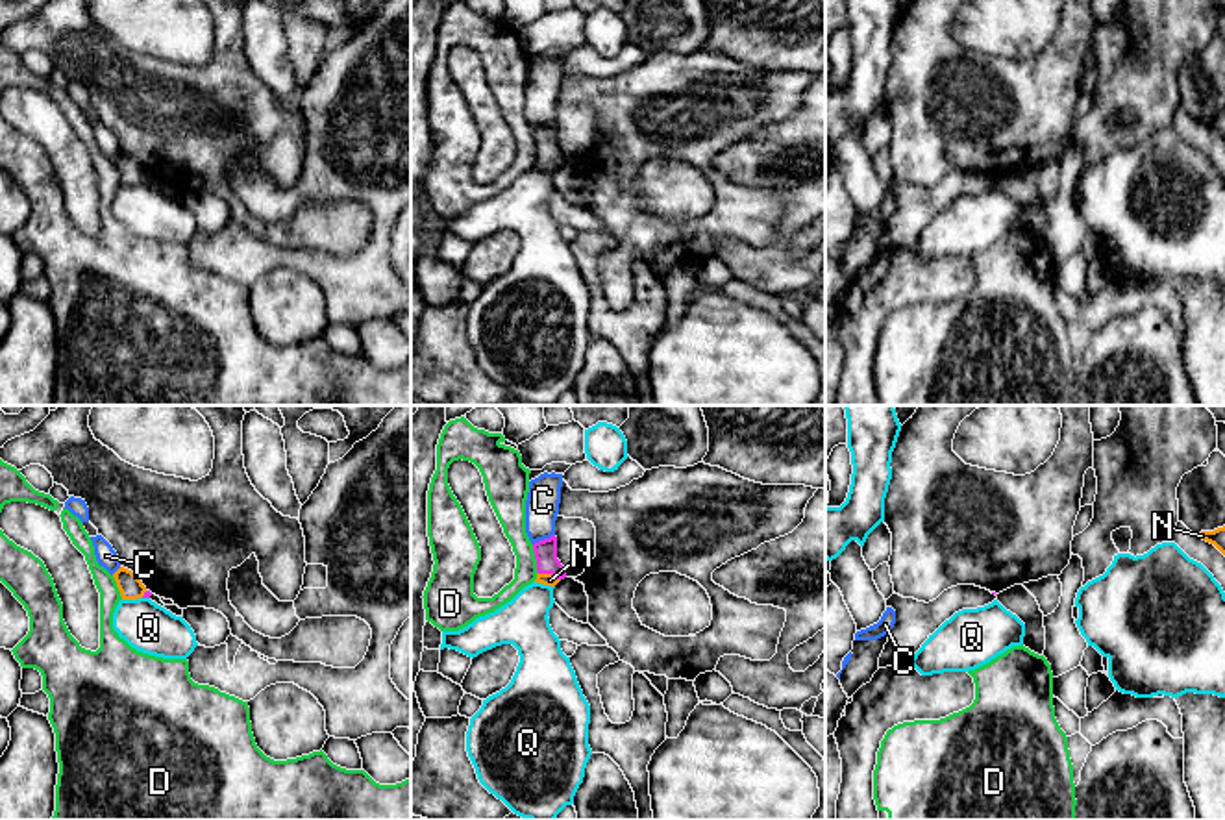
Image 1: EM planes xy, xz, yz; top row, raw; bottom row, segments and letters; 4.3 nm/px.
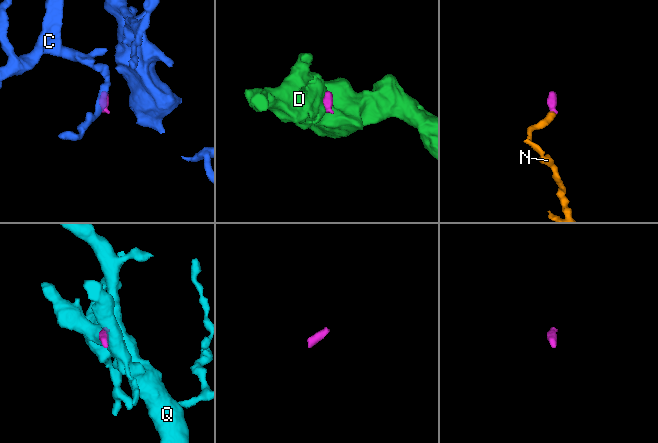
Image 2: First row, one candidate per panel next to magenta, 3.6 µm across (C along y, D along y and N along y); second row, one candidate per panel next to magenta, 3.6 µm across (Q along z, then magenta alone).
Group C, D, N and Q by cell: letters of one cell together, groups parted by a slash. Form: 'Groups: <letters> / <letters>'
Groups: C / D / N / Q

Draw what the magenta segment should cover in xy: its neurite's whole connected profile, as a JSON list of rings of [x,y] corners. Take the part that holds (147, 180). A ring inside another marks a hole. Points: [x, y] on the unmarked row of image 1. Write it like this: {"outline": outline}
{"outline": [[[120,152],[113,159],[117,172],[120,176],[122,185],[139,185],[139,183],[150,183],[152,178],[142,170],[137,159],[131,155]]]}

